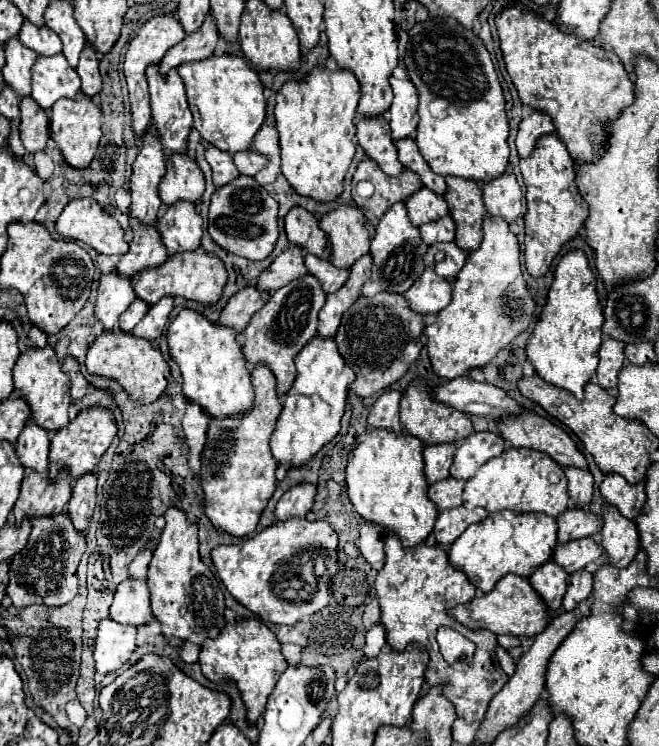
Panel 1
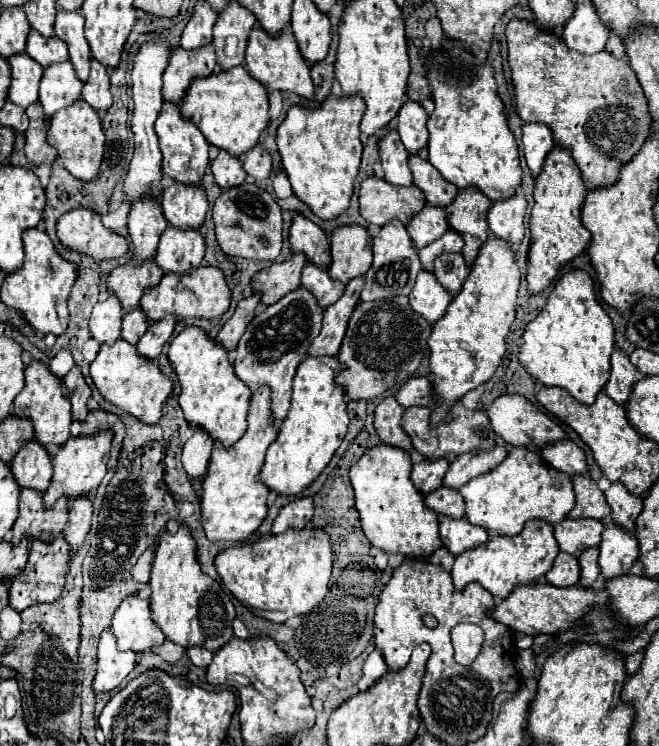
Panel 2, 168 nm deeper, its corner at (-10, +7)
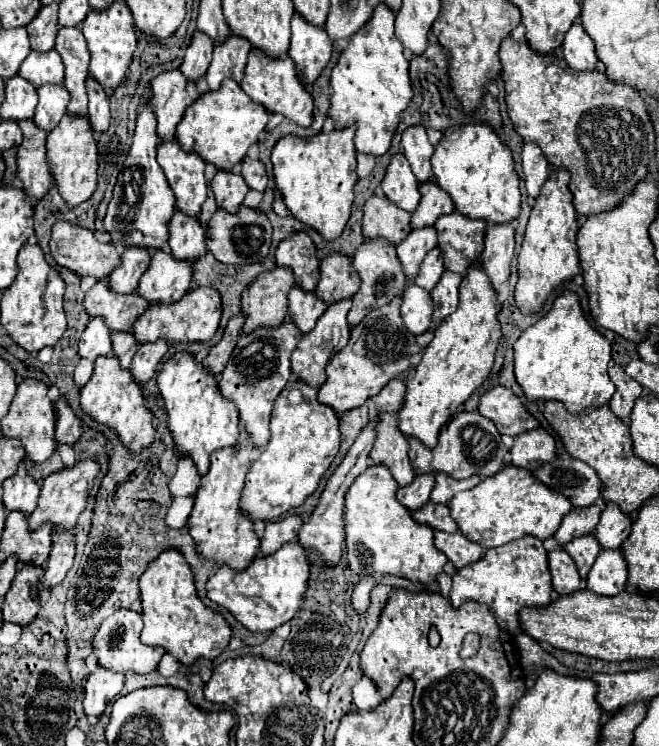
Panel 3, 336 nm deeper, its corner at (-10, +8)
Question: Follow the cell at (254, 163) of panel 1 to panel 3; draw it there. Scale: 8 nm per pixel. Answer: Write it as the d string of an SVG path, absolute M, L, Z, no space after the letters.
M244 158L242 160L242 170L240 170L242 178L246 180L248 188L250 190L258 190L262 192L266 188L266 182L268 182L268 176L266 176L266 170L264 170L264 164L260 160L252 160L252 158Z

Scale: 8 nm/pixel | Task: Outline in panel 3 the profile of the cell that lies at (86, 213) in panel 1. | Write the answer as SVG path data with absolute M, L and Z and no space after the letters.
M56 222L50 238L50 254L56 264L68 268L76 276L94 276L102 280L112 274L112 270L120 264L120 252L114 250L108 242L98 242L90 230L80 230L80 226L72 226L68 222Z

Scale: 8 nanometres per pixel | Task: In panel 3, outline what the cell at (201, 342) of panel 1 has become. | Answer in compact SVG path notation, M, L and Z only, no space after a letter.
M186 352L170 358L156 378L156 386L166 406L168 430L172 432L174 448L180 456L194 462L200 476L208 472L210 452L238 446L238 410L234 410L234 404L226 402L226 398L218 394L216 382L218 380Z

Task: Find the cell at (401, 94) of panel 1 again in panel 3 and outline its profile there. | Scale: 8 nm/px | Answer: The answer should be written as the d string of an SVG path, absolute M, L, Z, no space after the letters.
M412 126L406 130L406 134L402 134L402 148L418 184L432 182L434 174L430 168L430 158L434 154L434 146L428 142L426 130L422 130L422 126Z

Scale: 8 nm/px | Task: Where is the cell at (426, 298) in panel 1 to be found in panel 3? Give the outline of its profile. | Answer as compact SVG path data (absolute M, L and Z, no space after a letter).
M416 284L406 290L402 298L402 306L400 306L400 316L410 334L418 336L430 326L432 310L434 308L430 302L430 294L426 294L426 290L422 290Z

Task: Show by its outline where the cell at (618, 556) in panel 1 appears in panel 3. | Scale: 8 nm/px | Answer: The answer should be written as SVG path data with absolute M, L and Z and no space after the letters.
M600 550L592 570L586 576L586 588L600 596L616 596L626 588L626 562L620 550Z

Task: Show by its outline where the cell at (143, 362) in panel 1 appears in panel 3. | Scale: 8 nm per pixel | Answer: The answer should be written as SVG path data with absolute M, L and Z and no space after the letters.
M102 356L94 362L94 374L88 380L88 384L80 390L80 406L82 410L92 416L98 424L104 424L112 428L120 442L138 456L142 450L146 450L154 442L154 426L152 426L152 412L146 408L146 400L142 396L140 386L130 378L128 370L122 370L118 366L118 360L114 356Z

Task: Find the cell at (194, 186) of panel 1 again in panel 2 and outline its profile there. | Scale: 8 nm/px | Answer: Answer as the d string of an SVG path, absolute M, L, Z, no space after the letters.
M174 183L174 187L166 187L162 193L162 209L170 225L180 229L196 229L206 217L208 197L200 185Z

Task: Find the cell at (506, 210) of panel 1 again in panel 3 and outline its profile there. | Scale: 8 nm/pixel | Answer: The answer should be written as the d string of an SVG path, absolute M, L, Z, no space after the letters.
M514 222L506 226L488 226L480 264L482 270L488 274L492 288L496 292L500 292L500 286L510 276L512 256L514 256Z

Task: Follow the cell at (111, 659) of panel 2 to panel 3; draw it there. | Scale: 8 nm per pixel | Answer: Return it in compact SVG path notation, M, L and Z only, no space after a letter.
M100 666L86 680L84 686L84 712L86 716L100 718L108 706L108 702L122 690L124 676L102 670Z

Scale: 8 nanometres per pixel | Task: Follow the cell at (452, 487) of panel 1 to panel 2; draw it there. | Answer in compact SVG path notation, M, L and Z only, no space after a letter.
M438 487L438 491L432 491L430 495L424 497L426 505L440 515L450 515L450 517L462 517L464 513L464 499L458 489L450 487Z

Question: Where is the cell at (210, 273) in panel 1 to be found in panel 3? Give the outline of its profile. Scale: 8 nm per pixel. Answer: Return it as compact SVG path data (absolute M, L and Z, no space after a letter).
M198 288L186 294L178 306L158 306L158 310L146 310L142 318L134 324L134 338L138 344L146 342L156 342L156 340L166 340L168 344L192 344L192 342L208 342L214 338L220 322L222 306L218 294L214 290Z

